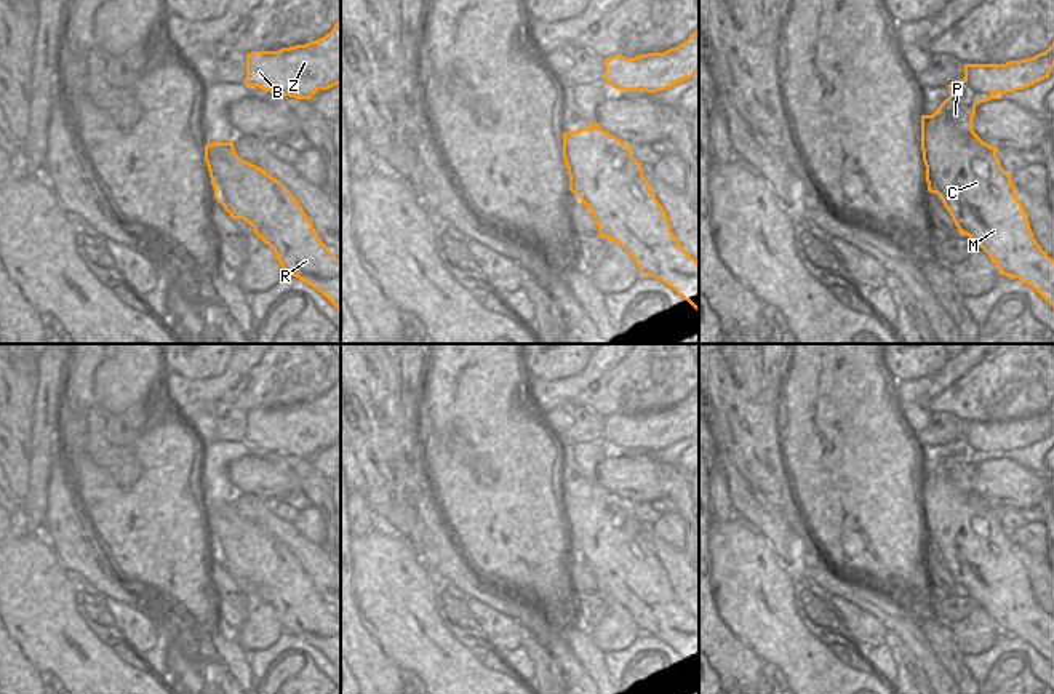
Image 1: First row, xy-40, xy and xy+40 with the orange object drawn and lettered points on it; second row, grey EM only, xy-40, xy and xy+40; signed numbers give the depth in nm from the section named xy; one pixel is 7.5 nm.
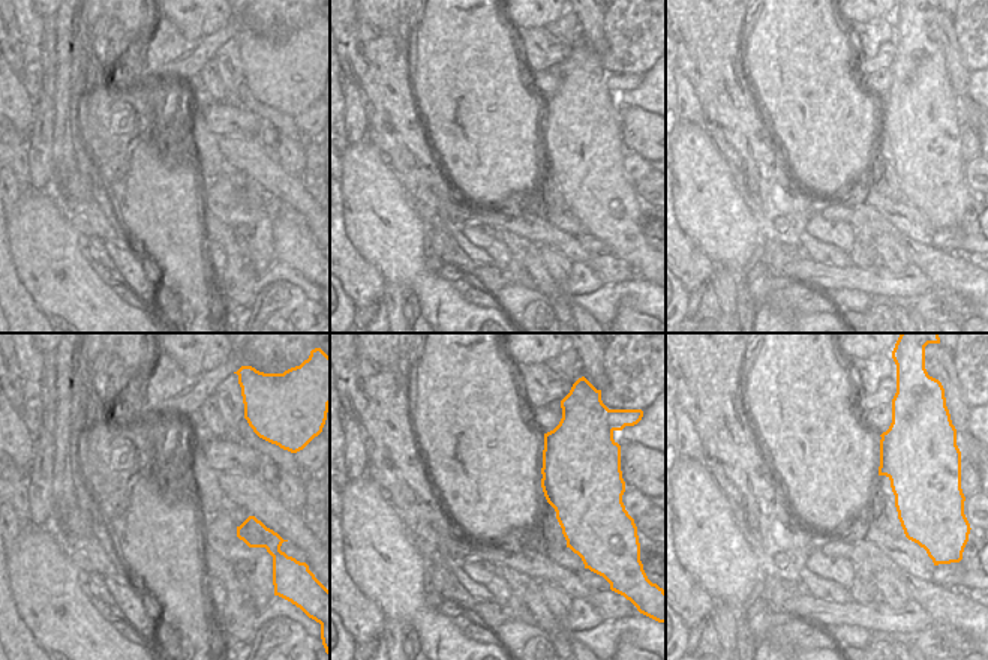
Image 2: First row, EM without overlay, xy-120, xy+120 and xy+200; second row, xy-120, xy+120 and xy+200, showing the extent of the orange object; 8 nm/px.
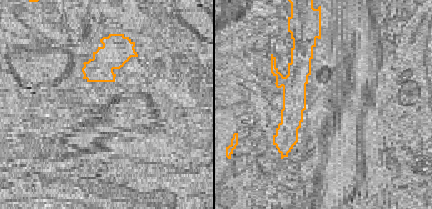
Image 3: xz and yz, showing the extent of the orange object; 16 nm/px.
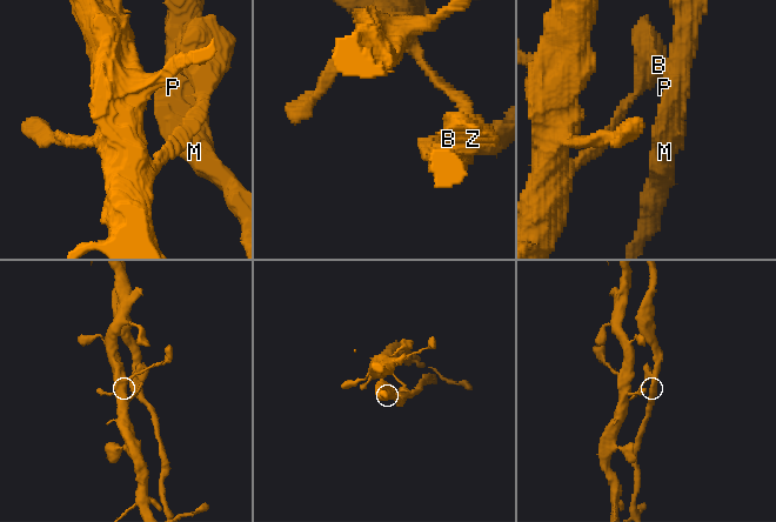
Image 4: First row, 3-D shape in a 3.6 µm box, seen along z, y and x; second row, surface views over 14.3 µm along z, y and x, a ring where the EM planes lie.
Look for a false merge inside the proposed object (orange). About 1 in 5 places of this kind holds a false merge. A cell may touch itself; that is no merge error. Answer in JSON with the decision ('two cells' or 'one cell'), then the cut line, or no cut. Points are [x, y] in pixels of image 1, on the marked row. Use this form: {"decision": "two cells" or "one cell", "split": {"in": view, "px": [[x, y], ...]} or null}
{"decision": "two cells", "split": {"in": "xy+40", "px": [[965, 79], [974, 90], [992, 95]]}}

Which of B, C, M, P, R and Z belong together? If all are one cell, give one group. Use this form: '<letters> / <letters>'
B Z / C M P R

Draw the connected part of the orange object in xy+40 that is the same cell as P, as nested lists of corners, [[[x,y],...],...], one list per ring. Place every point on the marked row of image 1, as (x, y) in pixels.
[[[955,80],[947,86],[950,96],[932,115],[921,115],[928,192],[940,197],[958,230],[988,254],[1001,275],[1019,278],[1054,307],[1054,259],[1033,238],[1011,174],[1003,170],[996,157],[998,147],[984,142],[972,130],[976,106],[1003,98],[977,93],[966,80]]]

